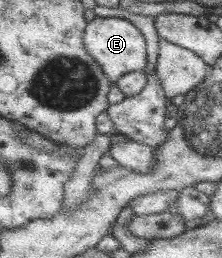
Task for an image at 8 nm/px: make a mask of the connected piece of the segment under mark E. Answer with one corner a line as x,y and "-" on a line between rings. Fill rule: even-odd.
95,17
86,24
83,35
84,49
100,65
102,73
111,84
126,73
145,72
147,67
146,42
142,32
127,19
119,17

